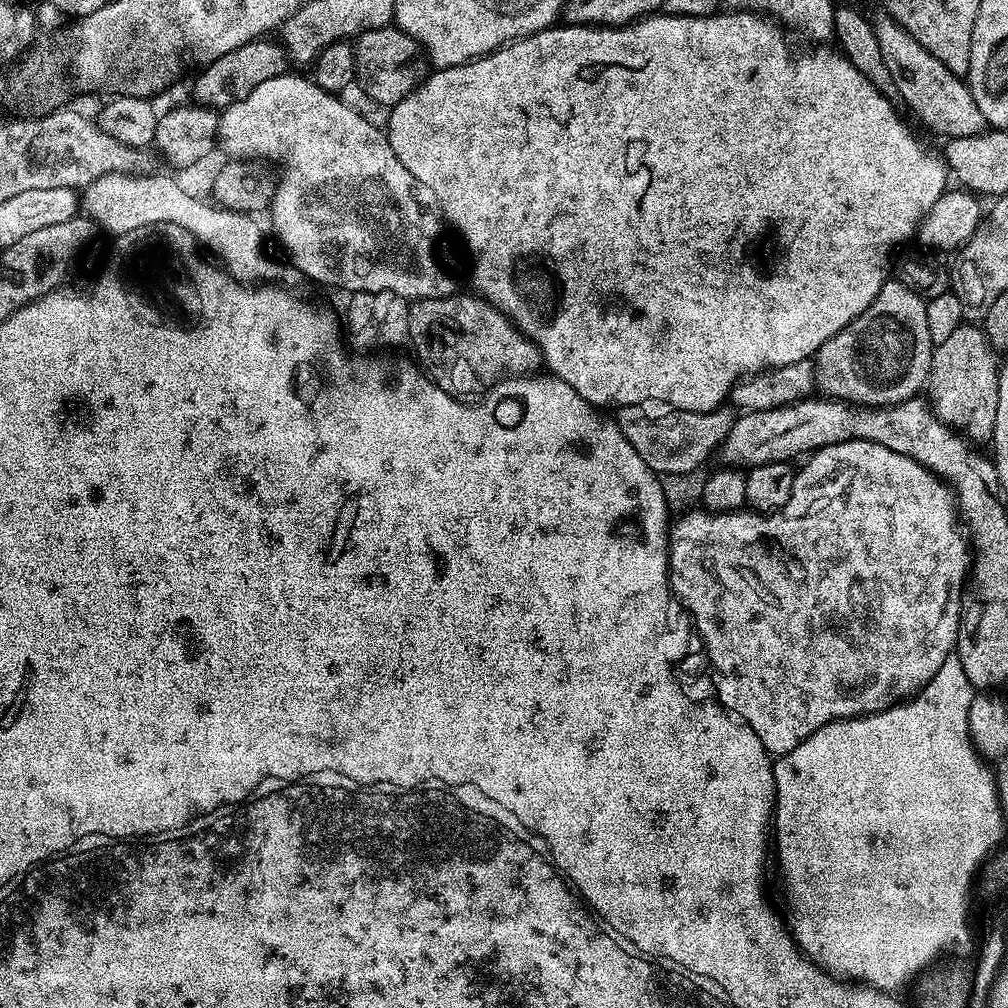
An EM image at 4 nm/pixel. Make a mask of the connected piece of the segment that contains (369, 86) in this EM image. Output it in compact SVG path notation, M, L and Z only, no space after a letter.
M389 26L361 32L355 37L354 47L356 84L374 103L385 104L385 109L390 110L398 102L402 102L402 98L409 96L425 75L426 60L420 43L407 36L401 28Z

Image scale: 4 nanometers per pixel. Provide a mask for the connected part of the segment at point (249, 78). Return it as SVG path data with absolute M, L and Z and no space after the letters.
M272 38L251 40L246 46L238 46L238 50L230 50L230 54L222 54L217 60L203 65L192 84L191 99L205 108L223 110L234 102L242 102L242 98L248 97L260 83L285 75L289 68L290 61L283 44Z

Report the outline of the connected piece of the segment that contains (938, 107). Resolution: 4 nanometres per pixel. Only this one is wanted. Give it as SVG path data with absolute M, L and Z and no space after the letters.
M880 10L877 13L870 21L878 46L881 47L882 61L890 70L890 77L896 86L895 95L912 107L926 127L933 128L936 132L945 132L945 137L976 136L985 131L982 110L978 110L967 83L961 77L955 76L942 62L938 62L938 58L934 58L934 54L926 50L926 46L918 43L887 12Z

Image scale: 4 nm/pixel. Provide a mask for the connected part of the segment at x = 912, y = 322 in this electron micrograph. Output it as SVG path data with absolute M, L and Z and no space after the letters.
M895 278L885 280L882 290L878 290L878 298L874 298L874 302L870 302L870 306L862 310L862 314L855 316L846 327L838 330L838 334L834 334L816 351L816 388L829 398L846 400L850 404L869 408L885 408L888 404L919 397L928 382L934 347L926 310L925 297L910 290L910 286L902 286L902 282Z

